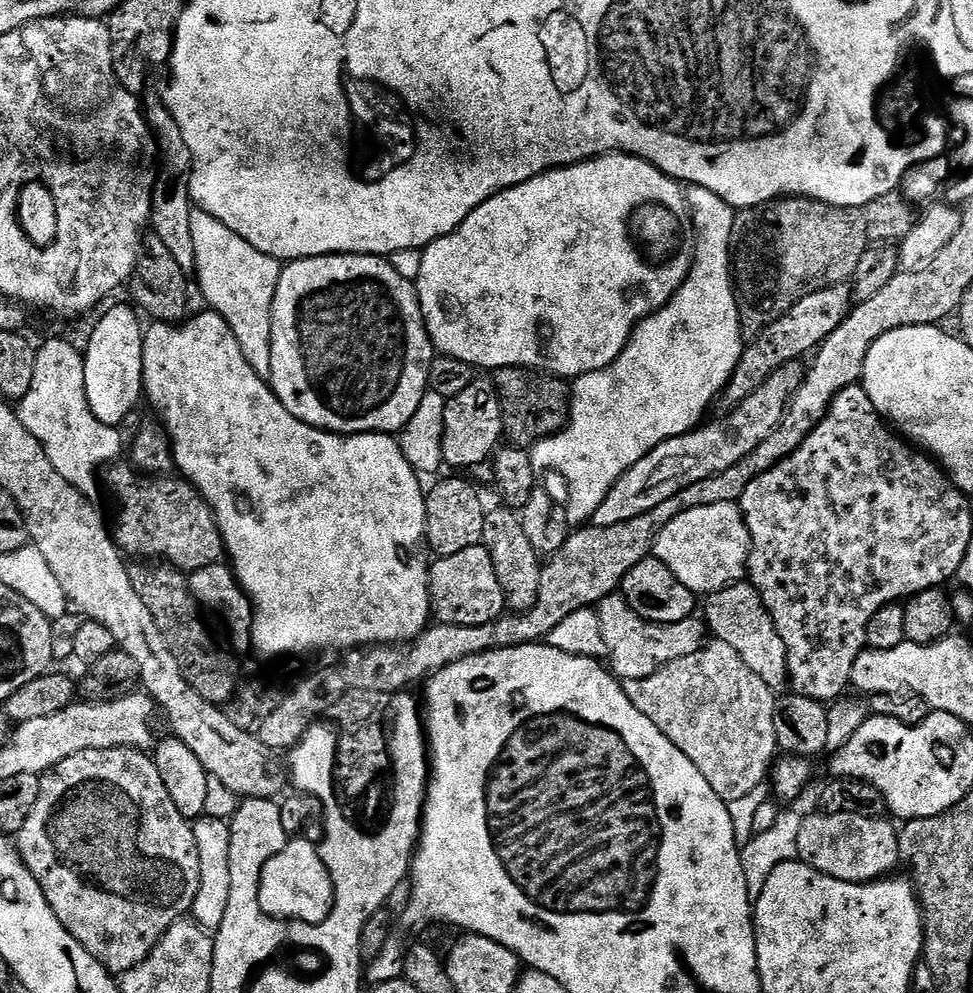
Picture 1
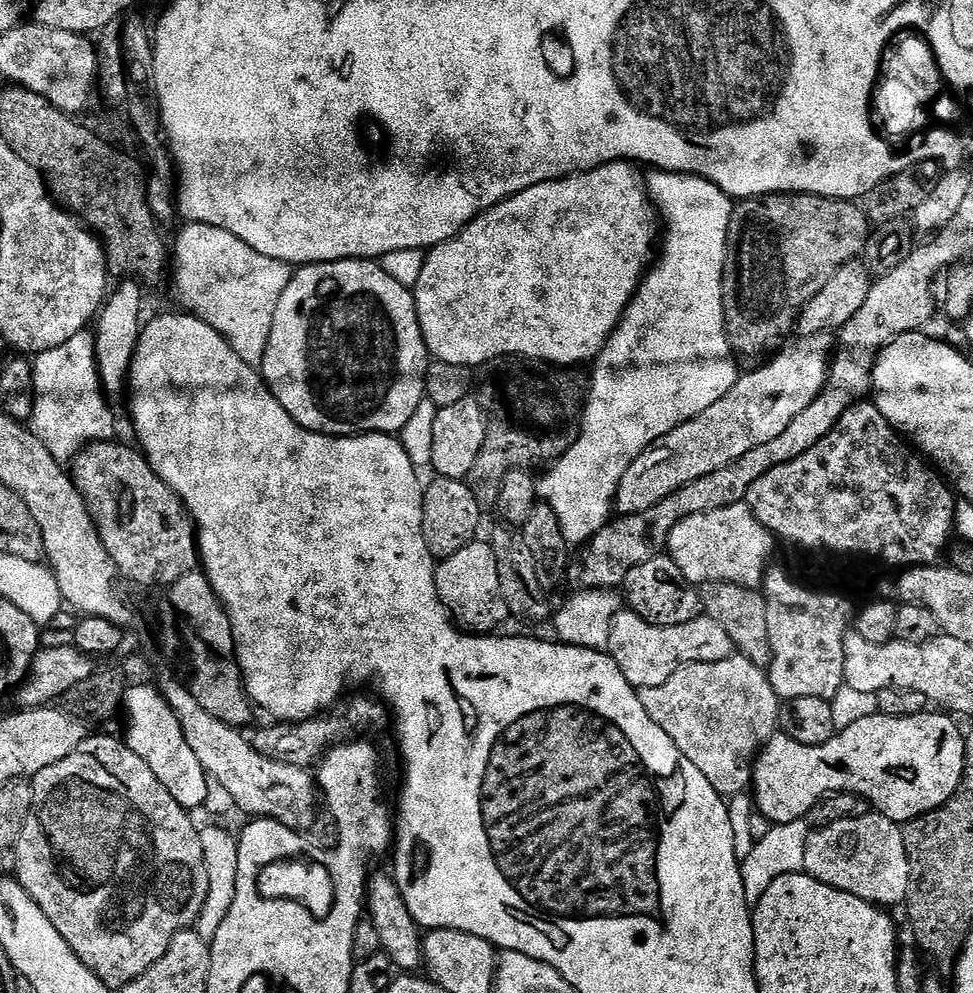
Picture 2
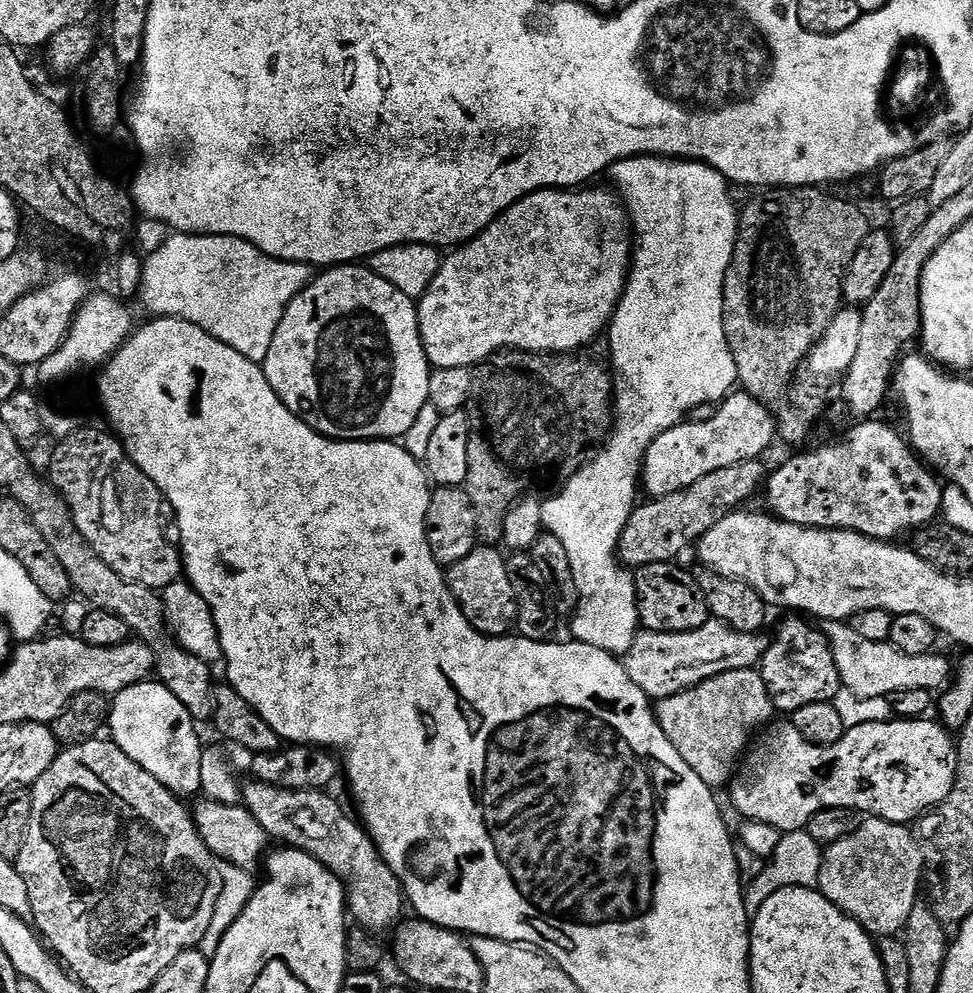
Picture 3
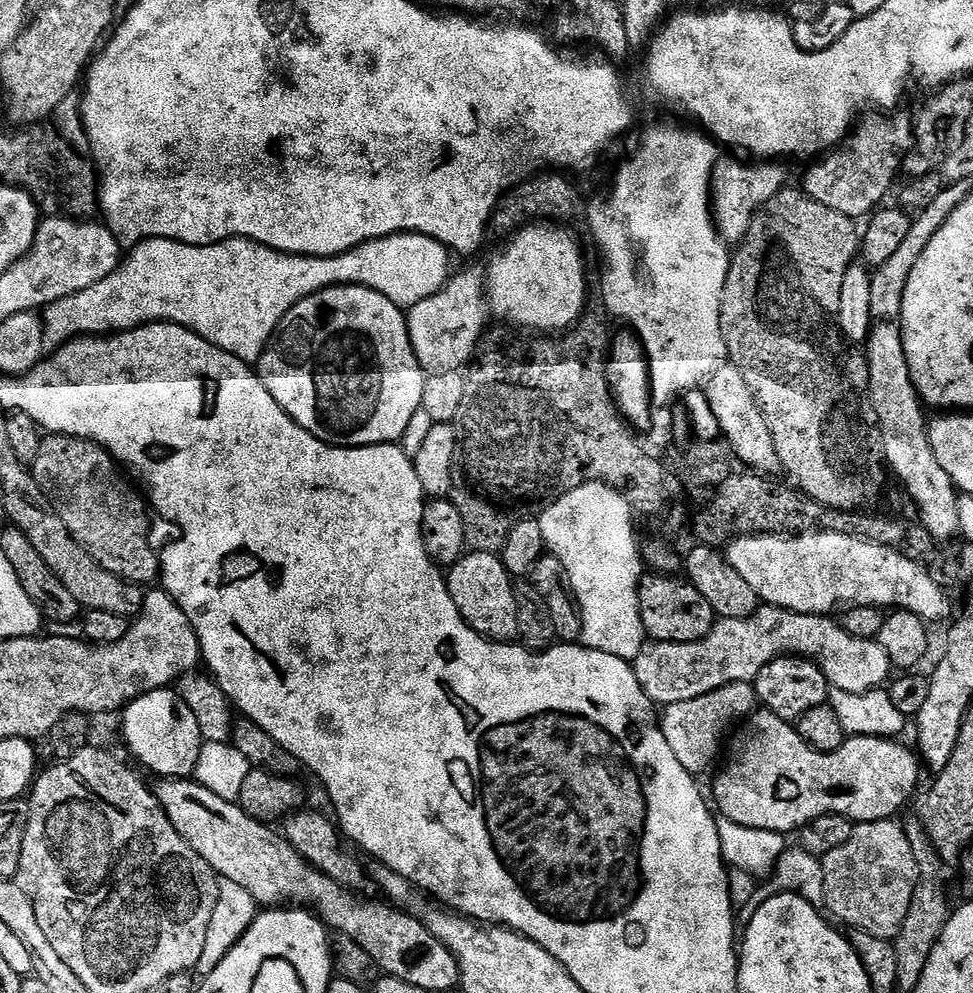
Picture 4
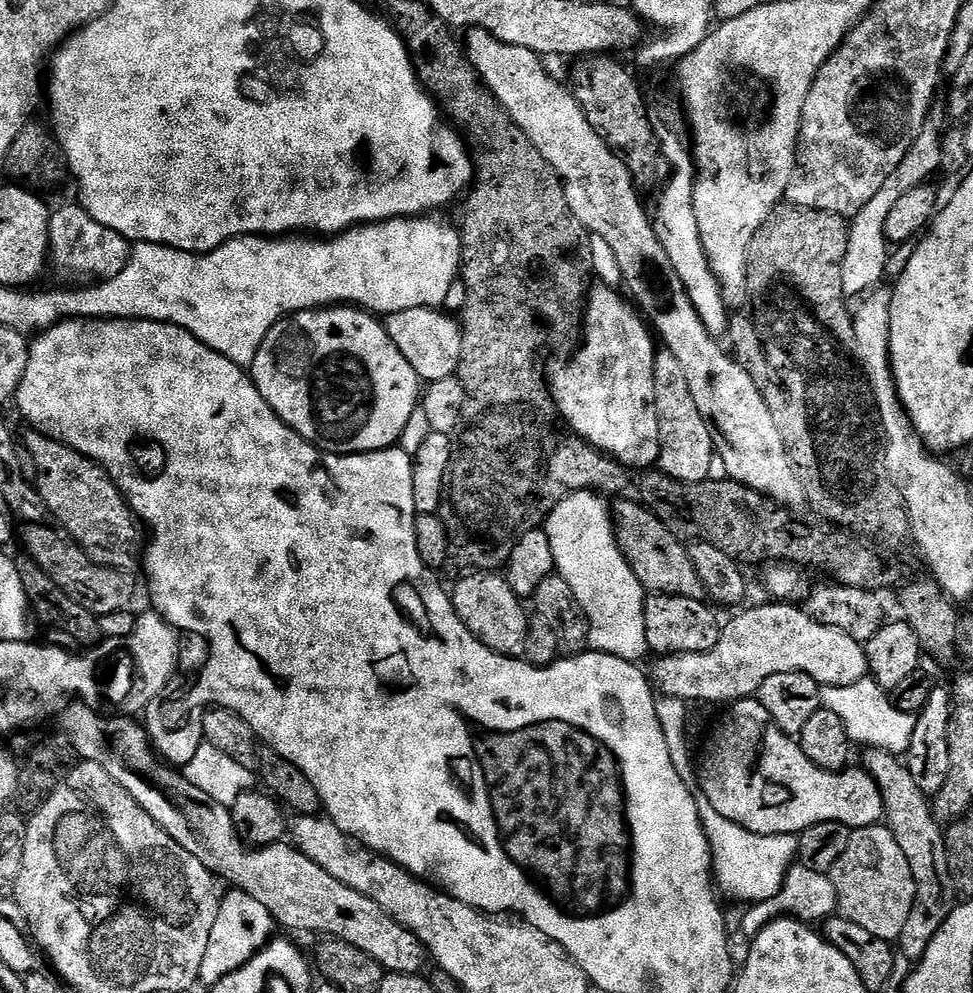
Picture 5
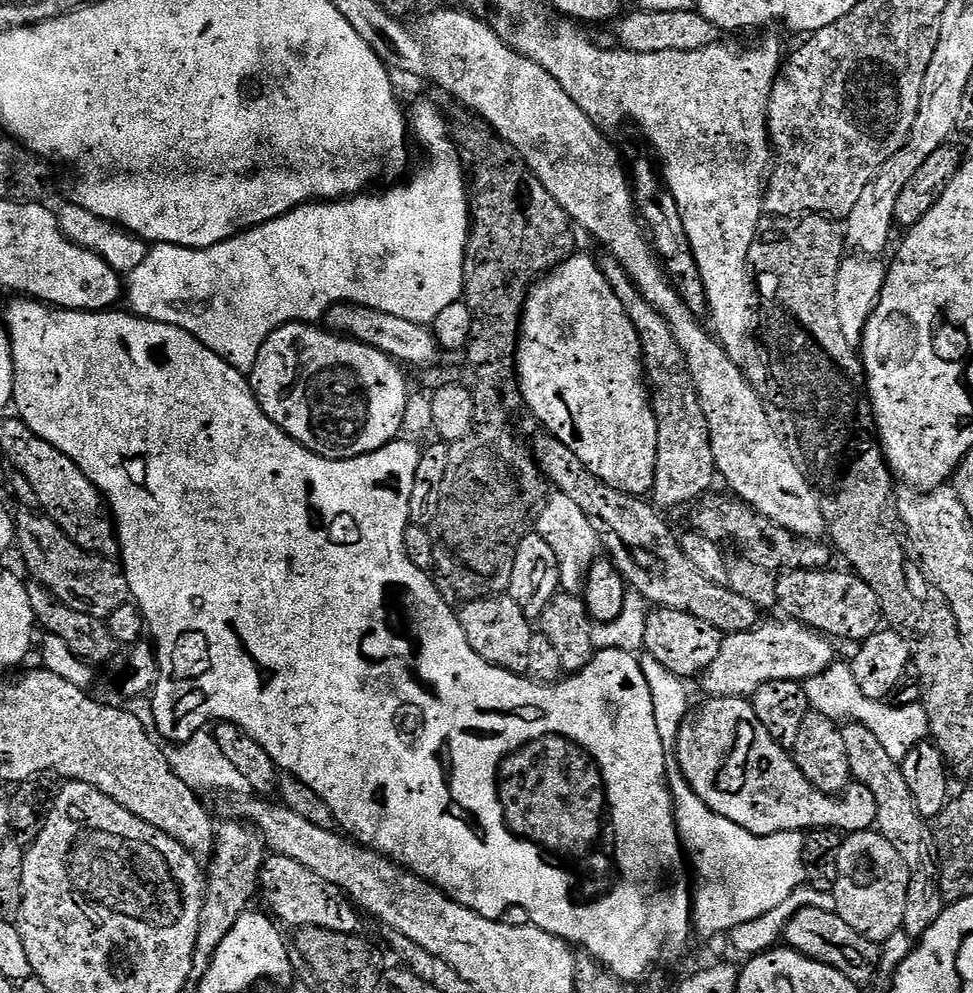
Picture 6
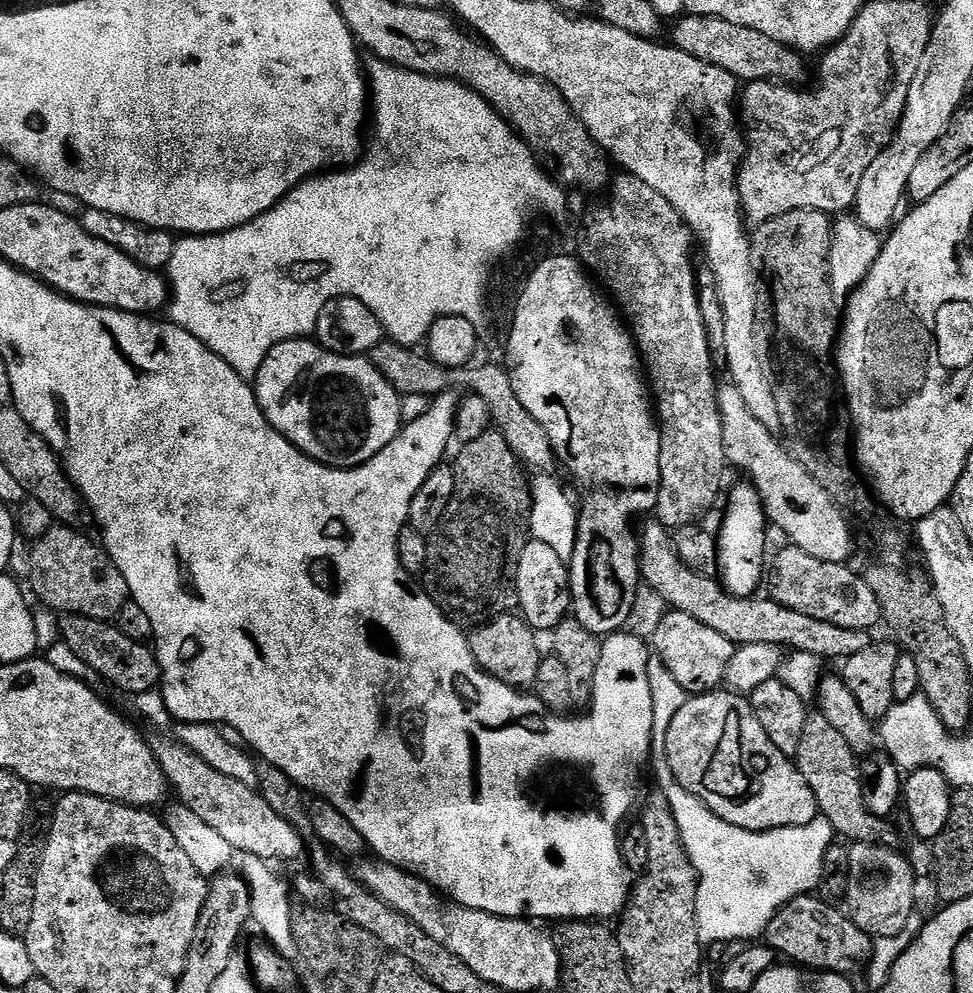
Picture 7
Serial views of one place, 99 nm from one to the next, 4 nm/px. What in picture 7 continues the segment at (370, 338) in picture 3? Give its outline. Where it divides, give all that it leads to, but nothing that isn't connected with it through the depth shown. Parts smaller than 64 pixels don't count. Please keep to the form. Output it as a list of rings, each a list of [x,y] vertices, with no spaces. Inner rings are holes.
[[[312,338],[287,340],[270,354],[258,370],[254,381],[256,400],[264,416],[298,450],[327,468],[356,468],[370,462],[400,432],[401,395],[376,369],[368,356],[339,356]]]

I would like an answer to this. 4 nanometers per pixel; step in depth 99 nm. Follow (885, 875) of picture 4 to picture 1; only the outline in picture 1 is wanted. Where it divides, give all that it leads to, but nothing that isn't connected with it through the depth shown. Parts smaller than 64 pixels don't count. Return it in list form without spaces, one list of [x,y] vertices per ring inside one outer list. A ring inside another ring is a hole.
[[[819,810],[813,812],[813,816],[805,815],[801,822],[797,854],[814,870],[842,882],[868,884],[891,873],[888,871],[901,863],[900,833],[891,819],[862,814],[828,814]]]

